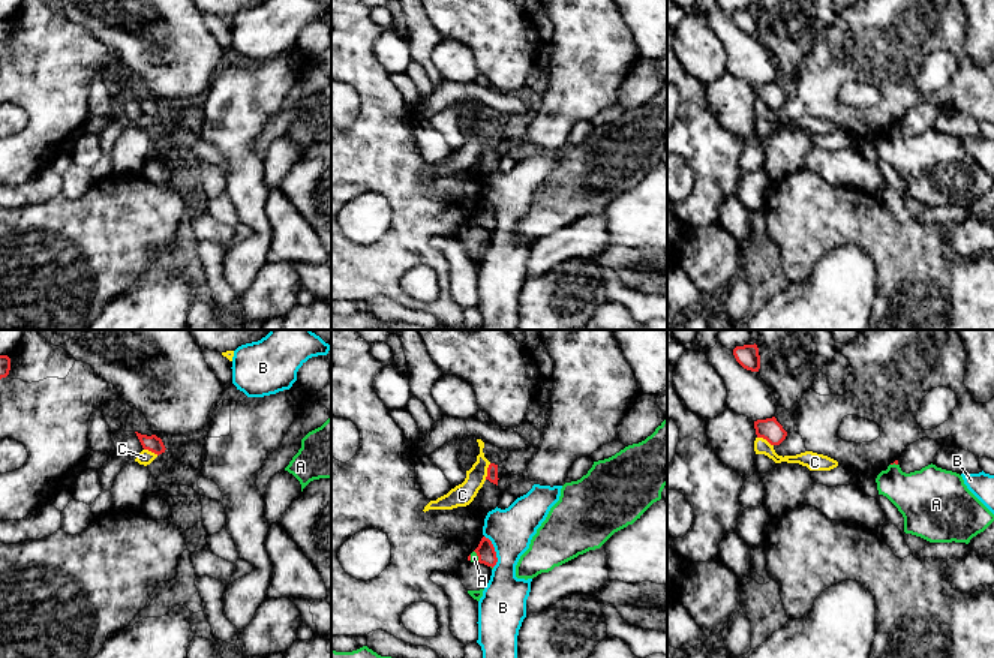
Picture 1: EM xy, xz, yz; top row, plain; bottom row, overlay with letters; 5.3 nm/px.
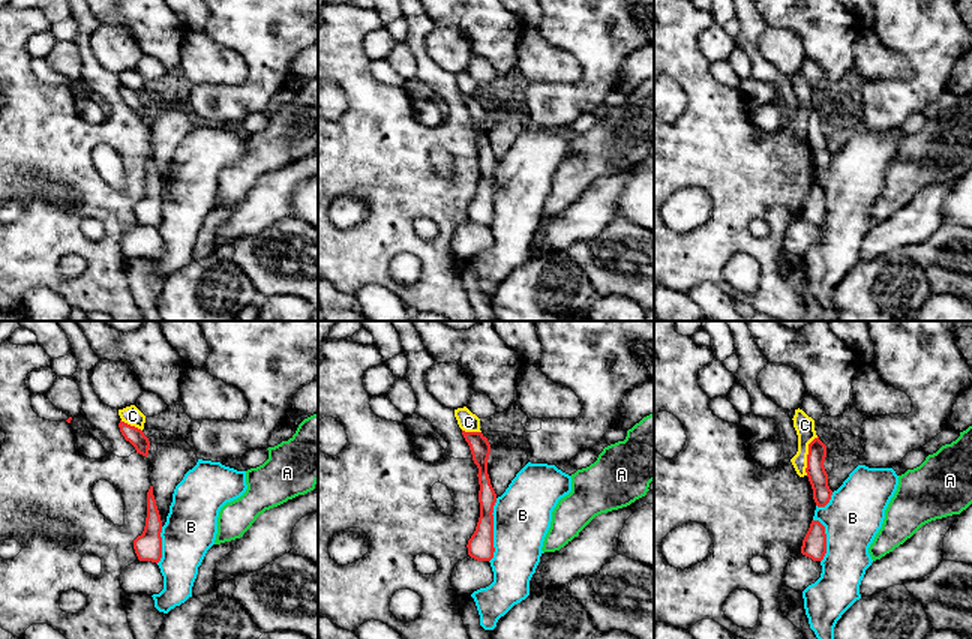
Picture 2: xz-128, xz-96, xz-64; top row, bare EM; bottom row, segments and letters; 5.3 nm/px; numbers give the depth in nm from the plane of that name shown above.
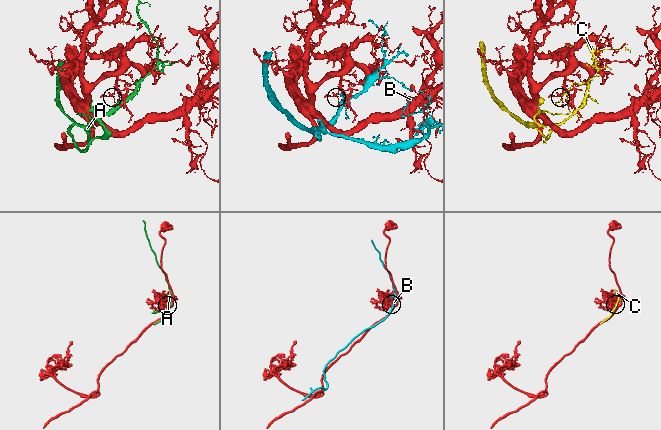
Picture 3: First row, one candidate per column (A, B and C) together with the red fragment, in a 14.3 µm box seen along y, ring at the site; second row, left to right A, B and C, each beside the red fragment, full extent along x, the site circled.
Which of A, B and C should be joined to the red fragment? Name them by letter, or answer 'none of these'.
none of these

